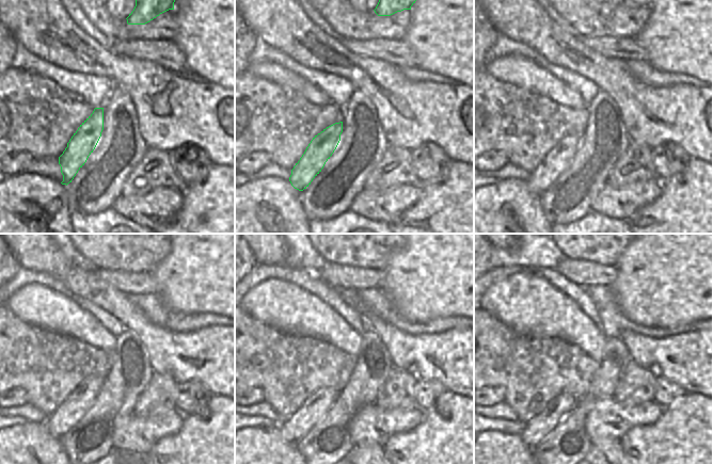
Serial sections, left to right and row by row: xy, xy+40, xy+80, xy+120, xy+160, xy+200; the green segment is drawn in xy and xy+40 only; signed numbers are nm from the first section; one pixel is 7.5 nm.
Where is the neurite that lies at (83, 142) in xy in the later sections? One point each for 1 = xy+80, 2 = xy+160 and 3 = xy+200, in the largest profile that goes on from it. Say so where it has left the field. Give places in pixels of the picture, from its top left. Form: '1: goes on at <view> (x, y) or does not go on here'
1: goes on at xy+80 (558, 159)
2: goes on at xy+160 (315, 406)
3: goes on at xy+200 (535, 430)

